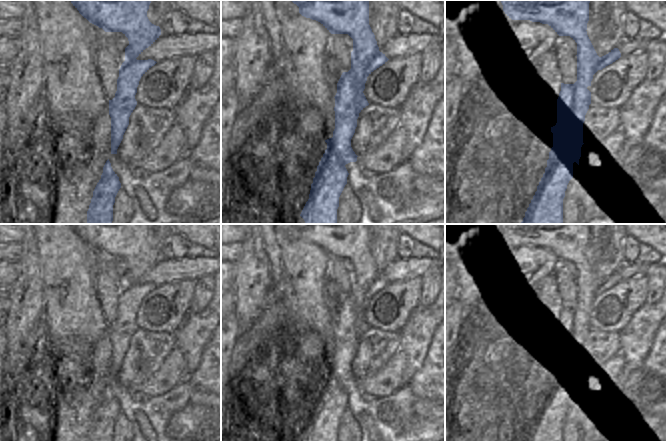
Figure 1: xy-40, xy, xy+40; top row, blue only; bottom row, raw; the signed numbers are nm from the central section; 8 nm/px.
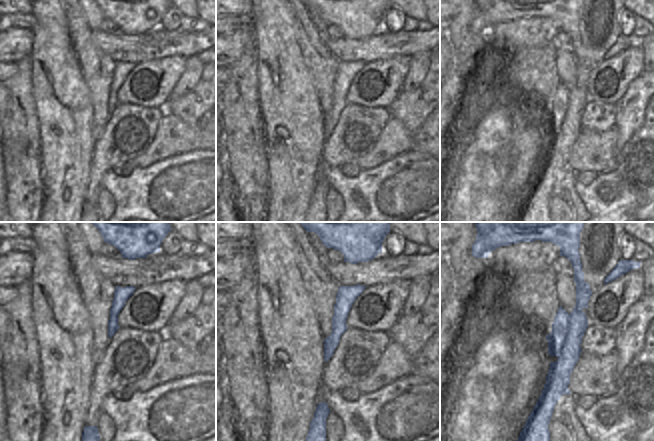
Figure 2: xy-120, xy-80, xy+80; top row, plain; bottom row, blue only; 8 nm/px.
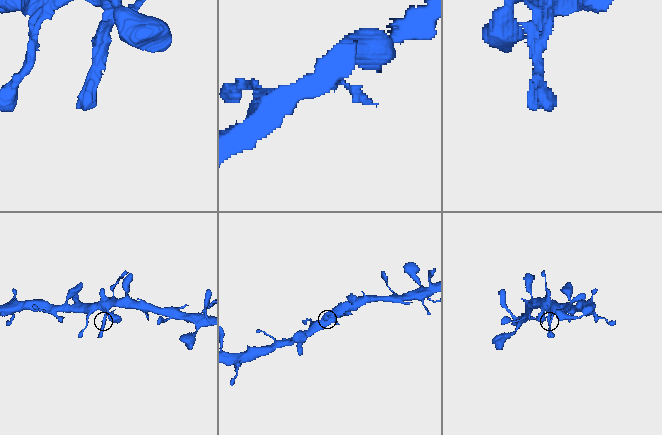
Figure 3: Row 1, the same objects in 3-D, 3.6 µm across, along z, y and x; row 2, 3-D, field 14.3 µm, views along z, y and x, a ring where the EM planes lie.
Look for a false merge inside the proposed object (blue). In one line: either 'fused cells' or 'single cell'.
fused cells

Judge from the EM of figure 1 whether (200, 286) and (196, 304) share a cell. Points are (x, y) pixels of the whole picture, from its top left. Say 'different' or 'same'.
same

